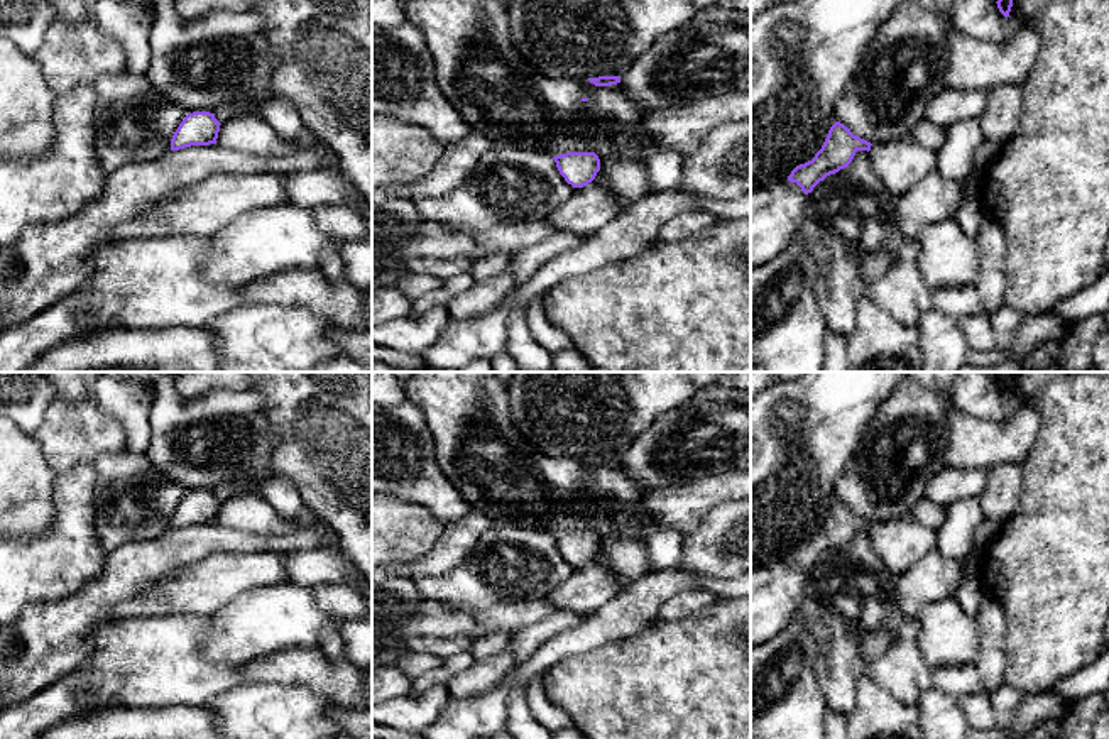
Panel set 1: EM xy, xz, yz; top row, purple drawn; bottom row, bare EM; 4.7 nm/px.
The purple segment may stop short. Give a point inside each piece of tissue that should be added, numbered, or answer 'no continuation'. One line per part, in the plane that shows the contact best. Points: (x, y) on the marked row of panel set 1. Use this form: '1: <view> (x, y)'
no continuation

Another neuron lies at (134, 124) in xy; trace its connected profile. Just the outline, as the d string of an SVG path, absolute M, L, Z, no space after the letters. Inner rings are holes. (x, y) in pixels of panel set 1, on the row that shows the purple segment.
M122 69L93 81L96 151L105 172L157 159L188 112L159 96L145 74Z

